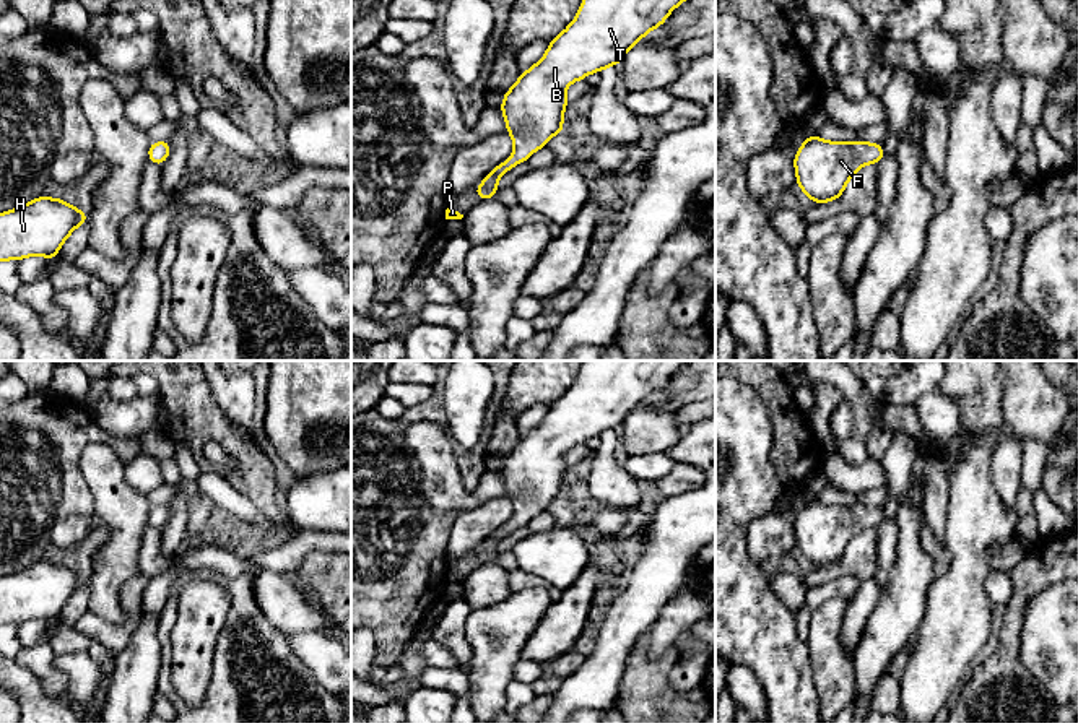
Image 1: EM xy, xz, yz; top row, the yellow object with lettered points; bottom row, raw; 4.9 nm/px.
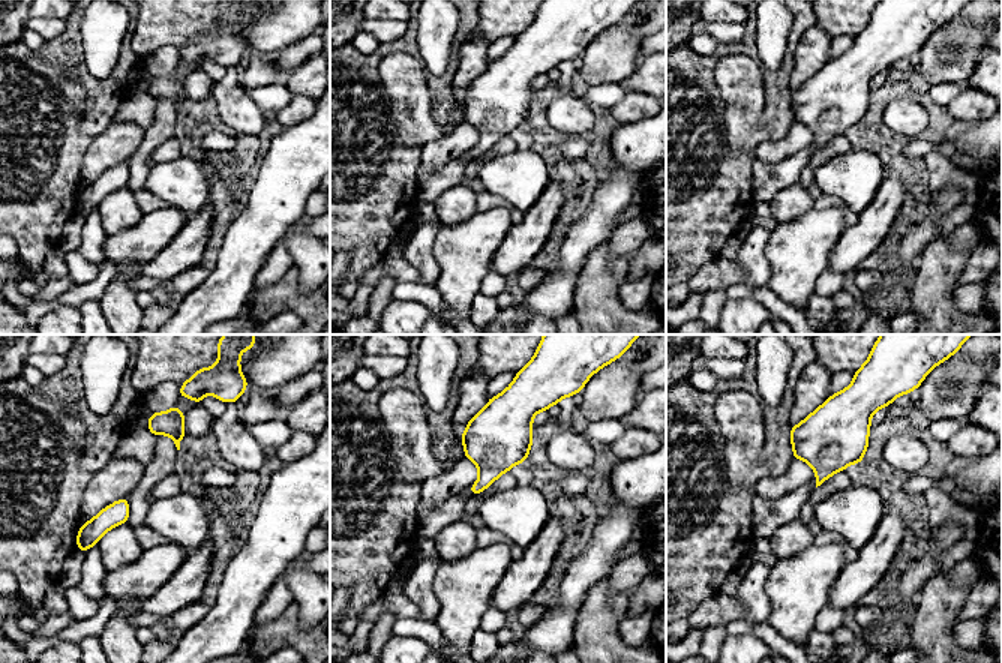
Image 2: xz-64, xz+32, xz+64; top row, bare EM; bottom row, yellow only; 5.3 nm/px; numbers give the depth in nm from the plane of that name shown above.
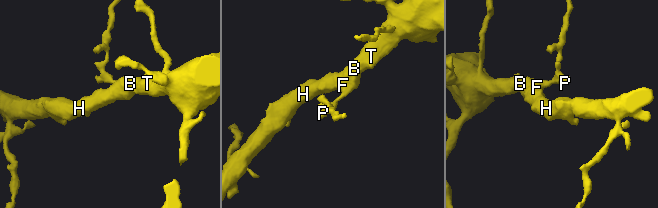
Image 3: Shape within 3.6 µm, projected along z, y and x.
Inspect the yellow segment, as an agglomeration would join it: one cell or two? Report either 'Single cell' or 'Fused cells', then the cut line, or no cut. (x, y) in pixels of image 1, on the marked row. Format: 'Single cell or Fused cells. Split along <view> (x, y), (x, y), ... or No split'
Single cell. No split

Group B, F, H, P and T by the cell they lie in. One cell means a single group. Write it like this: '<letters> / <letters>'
B F H P T

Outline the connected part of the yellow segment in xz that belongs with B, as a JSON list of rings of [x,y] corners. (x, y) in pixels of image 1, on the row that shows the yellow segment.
[[[584,0],[577,16],[550,42],[543,58],[504,93],[499,109],[514,140],[514,153],[475,188],[476,197],[494,198],[501,175],[564,130],[563,114],[569,106],[564,91],[571,83],[623,62],[626,52],[662,26],[681,2]]]

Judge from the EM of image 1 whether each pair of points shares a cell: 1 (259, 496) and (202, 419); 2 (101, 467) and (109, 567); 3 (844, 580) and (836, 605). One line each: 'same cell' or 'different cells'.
1: same cell
2: same cell
3: different cells

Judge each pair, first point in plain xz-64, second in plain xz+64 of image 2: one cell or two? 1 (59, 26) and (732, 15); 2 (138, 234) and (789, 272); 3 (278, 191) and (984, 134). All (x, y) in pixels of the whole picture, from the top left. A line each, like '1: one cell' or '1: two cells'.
1: two cells
2: one cell
3: one cell

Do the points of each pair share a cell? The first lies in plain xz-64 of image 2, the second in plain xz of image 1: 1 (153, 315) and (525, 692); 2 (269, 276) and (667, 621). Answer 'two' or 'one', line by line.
1: two
2: one

